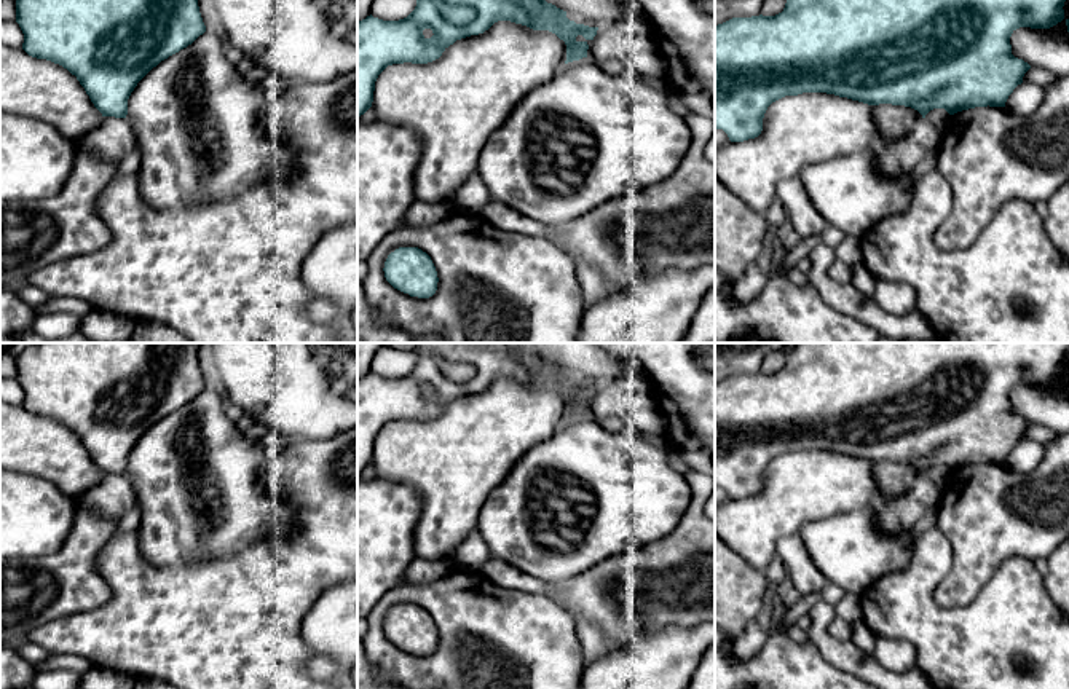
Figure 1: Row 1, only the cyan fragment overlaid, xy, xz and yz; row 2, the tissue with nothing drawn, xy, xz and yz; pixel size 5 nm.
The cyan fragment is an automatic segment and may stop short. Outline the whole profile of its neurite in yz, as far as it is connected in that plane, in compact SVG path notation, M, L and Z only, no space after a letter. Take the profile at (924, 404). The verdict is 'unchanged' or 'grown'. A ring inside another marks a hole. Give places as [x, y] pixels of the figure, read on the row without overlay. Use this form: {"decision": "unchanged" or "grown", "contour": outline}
{"decision": "unchanged", "contour": "M795 343L779 372L732 375L715 383L715 486L723 486L731 499L755 496L763 488L763 475L772 459L803 450L826 450L868 463L905 463L917 467L922 475L933 466L945 466L954 472L975 464L1005 464L1008 453L1031 426L1012 411L1012 391L1020 384L1050 386L1061 380L1067 352L1069 343Z"}

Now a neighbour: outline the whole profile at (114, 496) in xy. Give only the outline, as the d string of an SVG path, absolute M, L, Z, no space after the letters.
M104 474L77 504L118 523L134 507L136 493L128 475Z

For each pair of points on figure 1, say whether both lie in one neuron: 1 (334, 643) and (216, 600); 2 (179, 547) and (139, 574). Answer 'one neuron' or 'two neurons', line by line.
1: two neurons
2: two neurons

